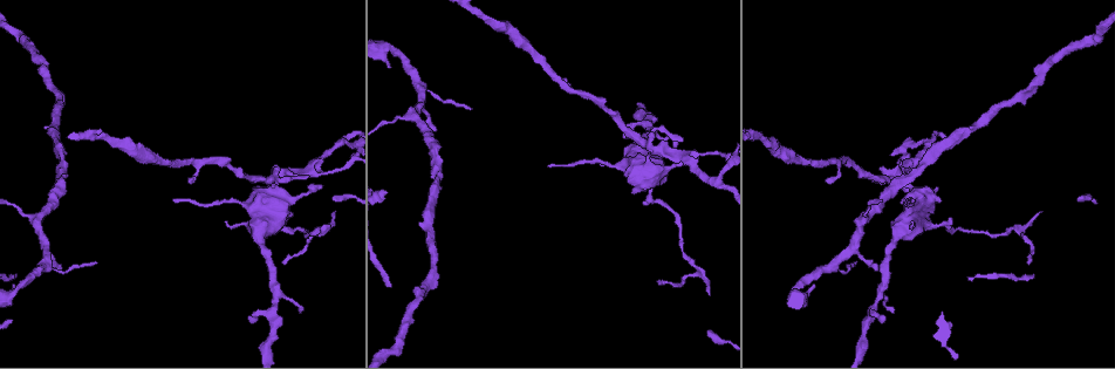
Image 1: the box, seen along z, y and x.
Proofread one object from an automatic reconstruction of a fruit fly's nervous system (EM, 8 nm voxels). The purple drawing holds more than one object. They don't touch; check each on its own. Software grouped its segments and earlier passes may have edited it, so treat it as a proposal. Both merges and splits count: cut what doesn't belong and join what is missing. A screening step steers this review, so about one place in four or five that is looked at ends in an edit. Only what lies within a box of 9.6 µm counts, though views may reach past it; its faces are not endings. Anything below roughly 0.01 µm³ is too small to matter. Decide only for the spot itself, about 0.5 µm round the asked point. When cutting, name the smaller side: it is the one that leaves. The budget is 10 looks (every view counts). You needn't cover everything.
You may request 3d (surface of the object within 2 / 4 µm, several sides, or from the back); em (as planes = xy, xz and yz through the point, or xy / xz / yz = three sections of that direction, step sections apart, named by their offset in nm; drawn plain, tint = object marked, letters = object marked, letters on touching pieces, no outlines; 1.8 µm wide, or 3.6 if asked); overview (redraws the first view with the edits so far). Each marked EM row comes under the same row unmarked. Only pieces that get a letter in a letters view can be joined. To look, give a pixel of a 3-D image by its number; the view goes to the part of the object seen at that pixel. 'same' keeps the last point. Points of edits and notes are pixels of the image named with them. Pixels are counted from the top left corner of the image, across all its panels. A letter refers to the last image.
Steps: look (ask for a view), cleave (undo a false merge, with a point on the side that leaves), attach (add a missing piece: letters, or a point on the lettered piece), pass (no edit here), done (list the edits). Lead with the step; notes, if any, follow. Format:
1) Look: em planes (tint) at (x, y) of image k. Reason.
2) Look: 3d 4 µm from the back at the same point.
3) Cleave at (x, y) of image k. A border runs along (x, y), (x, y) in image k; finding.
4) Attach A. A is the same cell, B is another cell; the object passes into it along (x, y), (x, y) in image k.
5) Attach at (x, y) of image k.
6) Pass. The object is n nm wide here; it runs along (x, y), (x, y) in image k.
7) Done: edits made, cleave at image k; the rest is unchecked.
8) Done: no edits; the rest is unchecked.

Look: em planes (tint) at (11, 319) of image 1. Branch stops here.

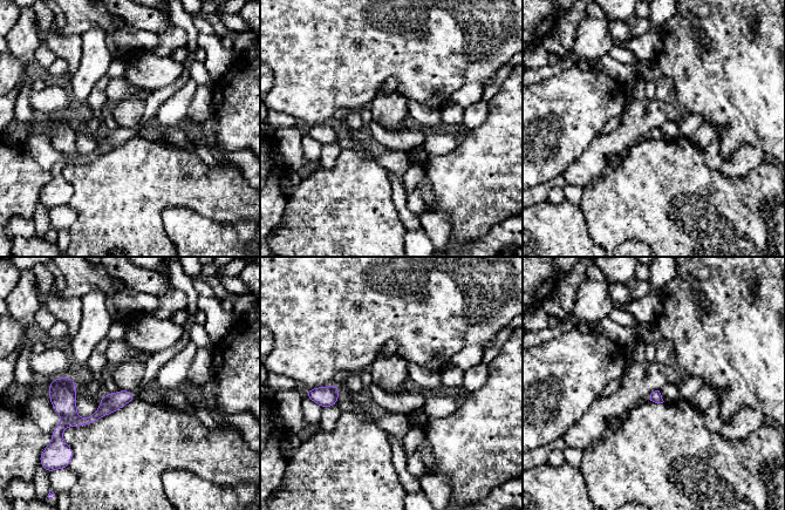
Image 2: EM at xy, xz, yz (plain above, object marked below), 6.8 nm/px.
Look: em planes (letters) at the same point.

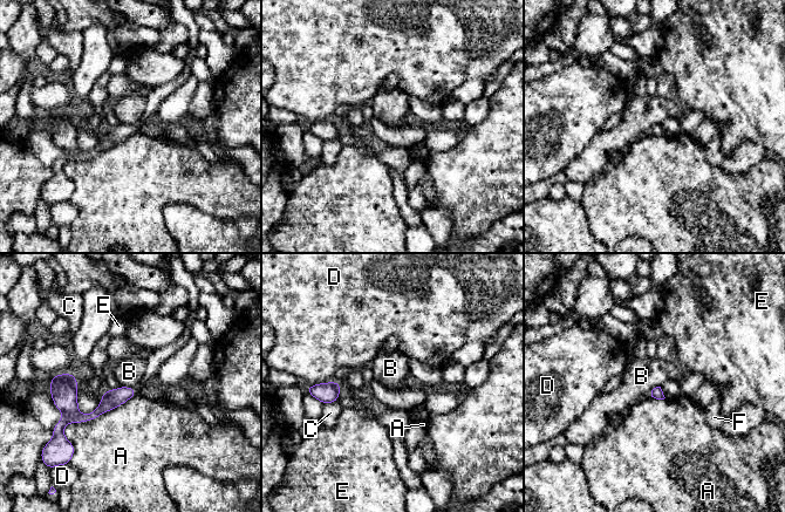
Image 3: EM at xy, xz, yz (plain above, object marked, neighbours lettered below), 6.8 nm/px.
Pass. A, B, C, D, E and F are other cells; none of them fits.

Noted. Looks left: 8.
Look: 3d 4 µm at (12, 291) of image 1. Thick turns thin.

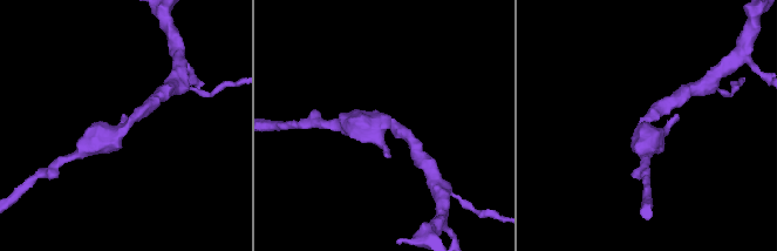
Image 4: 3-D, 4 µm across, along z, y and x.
Look: em xz step 16 (tint) at (384, 124) of image 4. Shape alone is not enough.

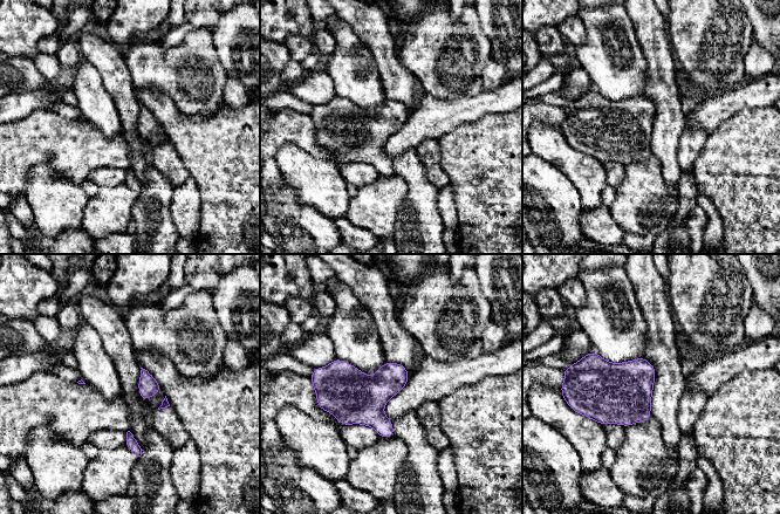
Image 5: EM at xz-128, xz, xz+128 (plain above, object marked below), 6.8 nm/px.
Look: em planes (letters) at the same point. Another direction.

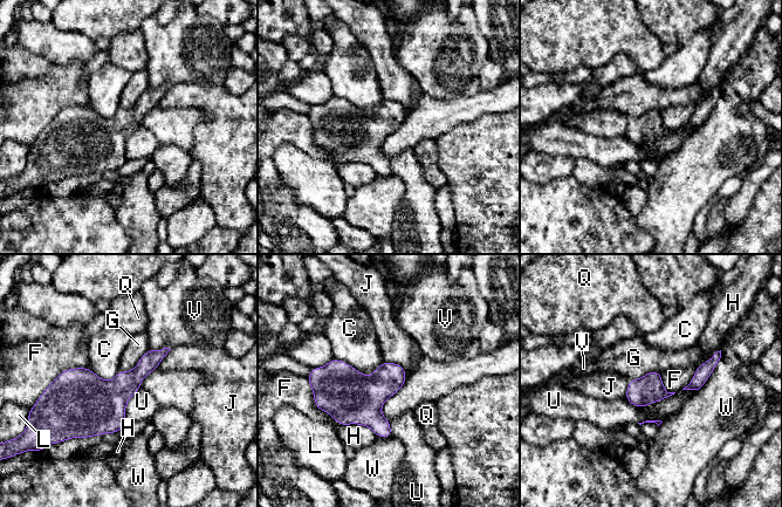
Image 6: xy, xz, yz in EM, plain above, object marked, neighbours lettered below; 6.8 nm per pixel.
Pass. C, F, G, H, J, L, Q, U, V and W are other cells; a border runs along (308, 379), (314, 404), (341, 426) in image 6; all the same neuron.

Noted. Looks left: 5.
Look: 3d 2 µm at (651, 194) of image 1. Sudden change in width.

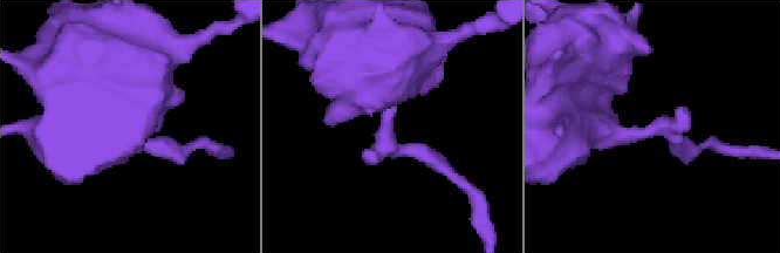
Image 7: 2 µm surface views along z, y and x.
Look: em 3.6 µm yz step 16 (tint) at (649, 134) of image 7. Need the tissue.

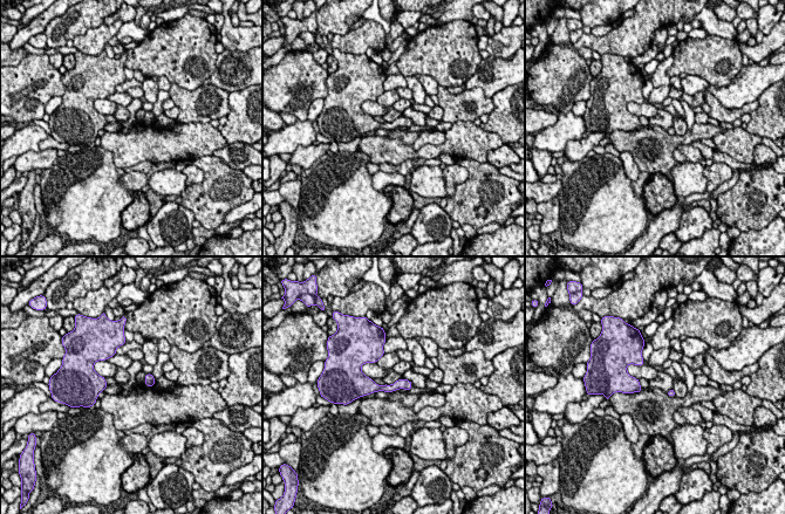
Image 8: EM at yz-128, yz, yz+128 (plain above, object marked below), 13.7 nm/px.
Look: em 3.6 µm planes (letters) at the same point. Cut it another way.

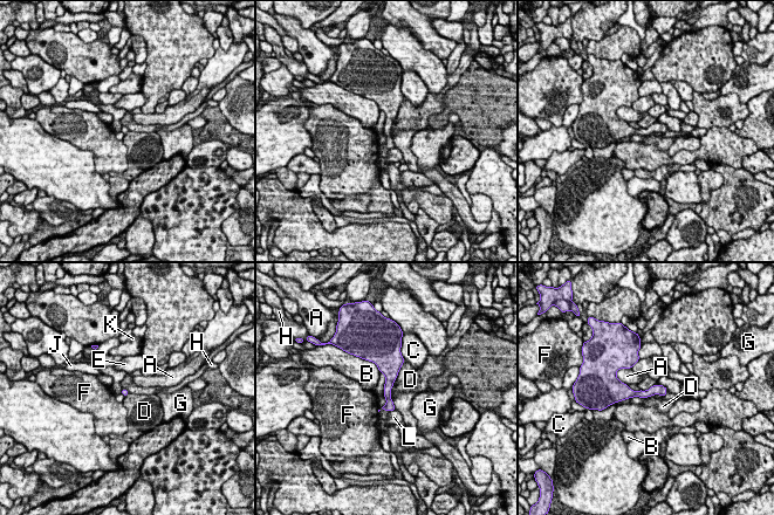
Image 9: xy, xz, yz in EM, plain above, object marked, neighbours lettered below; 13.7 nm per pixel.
Pass. The object is 90 nm wide here; A, B, C, D, E, F, G, H, J, K and L are other cells; it runs along (385, 359), (391, 407) in image 9; one neuron here.

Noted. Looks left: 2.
Look: 3d 2 µm at (304, 169) of image 1. Sudden change in width.

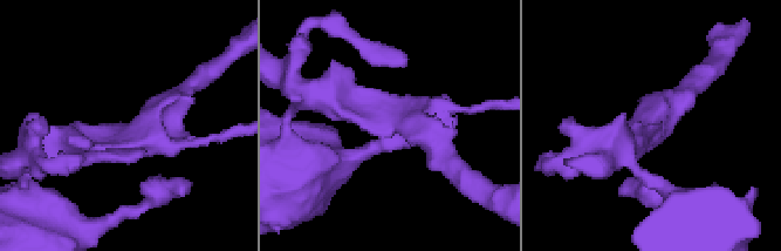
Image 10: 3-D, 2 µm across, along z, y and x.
Look: em planes (letters) at (132, 134) of image 10. Now the EM.

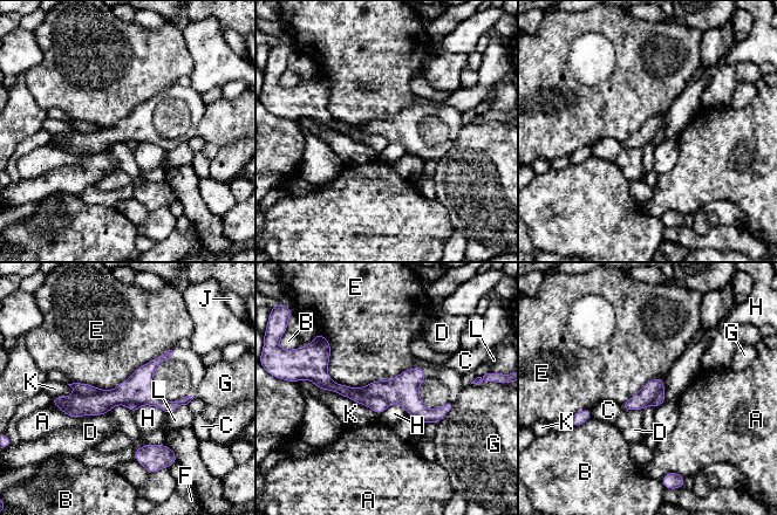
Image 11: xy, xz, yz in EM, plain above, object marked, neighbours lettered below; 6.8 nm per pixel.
Cleave at (399, 390) of image 11. The object is 160 nm wide here; A, B, C, D, E, F, G, H, J, K and L are other cells; the part that leaves runs along (186, 399), (55, 402) in image 11; two neurons meet here.

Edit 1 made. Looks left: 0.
Done: edits made, cleave at image 11; the rest is unchecked.

